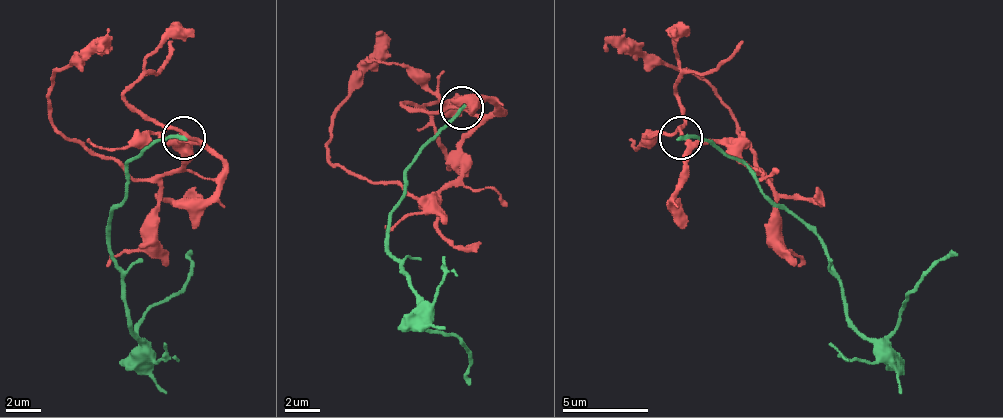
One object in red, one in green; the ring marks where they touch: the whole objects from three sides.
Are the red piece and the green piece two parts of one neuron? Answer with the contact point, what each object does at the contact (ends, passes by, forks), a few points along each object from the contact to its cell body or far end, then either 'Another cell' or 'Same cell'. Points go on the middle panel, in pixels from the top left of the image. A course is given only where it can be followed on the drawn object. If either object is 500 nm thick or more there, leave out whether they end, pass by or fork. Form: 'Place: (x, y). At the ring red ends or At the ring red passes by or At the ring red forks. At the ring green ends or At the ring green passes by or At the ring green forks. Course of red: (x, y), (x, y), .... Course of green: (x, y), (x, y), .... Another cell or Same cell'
Place: (462, 108). At the ring red passes by. At the ring green ends. Course of red: (463, 109), (476, 130), (463, 169), (433, 195), (411, 199), (394, 182), (334, 164), (329, 121), (385, 31). Course of green: (463, 109), (407, 173), (407, 190), (390, 216), (390, 251), (411, 289), (416, 319), (467, 349), (471, 384). Another cell

